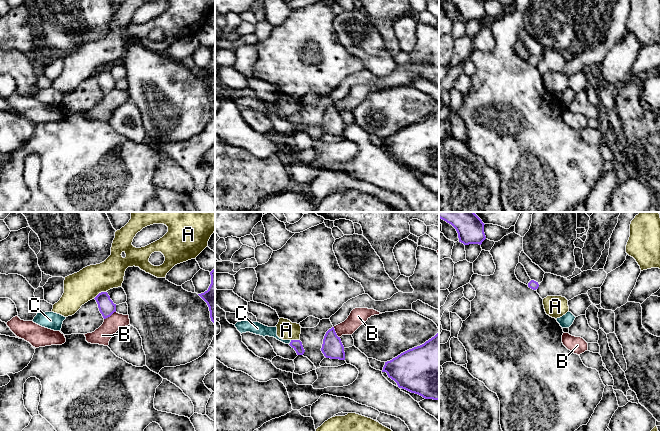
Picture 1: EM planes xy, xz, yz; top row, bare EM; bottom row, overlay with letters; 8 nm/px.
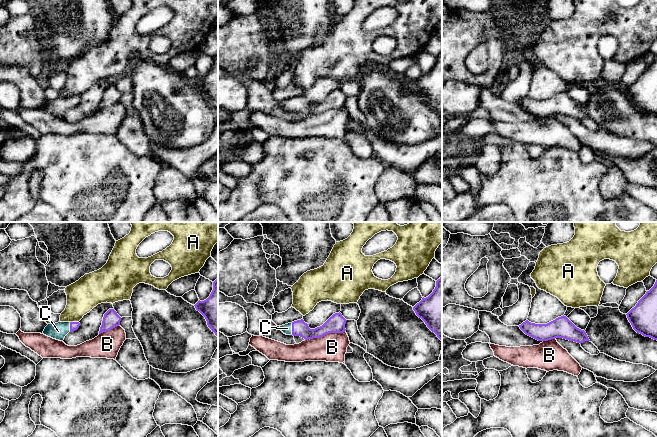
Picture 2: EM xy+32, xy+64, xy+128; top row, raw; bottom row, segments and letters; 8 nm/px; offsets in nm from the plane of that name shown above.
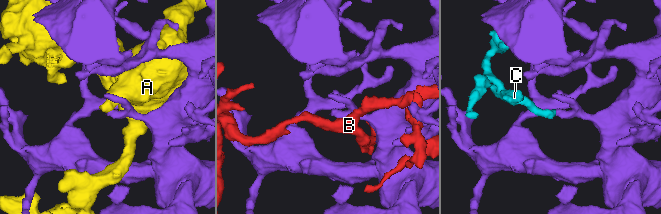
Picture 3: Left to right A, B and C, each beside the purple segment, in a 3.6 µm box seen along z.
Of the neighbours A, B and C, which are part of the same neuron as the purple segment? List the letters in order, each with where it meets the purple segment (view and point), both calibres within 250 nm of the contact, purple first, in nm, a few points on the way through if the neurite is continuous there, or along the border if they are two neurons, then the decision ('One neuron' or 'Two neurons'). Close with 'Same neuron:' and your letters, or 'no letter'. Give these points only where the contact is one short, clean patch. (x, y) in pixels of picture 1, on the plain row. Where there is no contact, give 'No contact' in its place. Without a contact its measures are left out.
A: Touches purple at xy (99, 69). Thickness 130 nm (purple) against 260 nm. Two neurons
B: Touches purple at xy (109, 92). Thickness 130 nm (purple) against 140 nm. Two neurons
C: Touches purple at xz (290, 118). Thickness 80 nm (purple) against 90 nm. Path across: xz (296, 120), (290, 118), (262, 106). One neuron
Same neuron: C

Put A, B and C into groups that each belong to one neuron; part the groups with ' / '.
A / B / C

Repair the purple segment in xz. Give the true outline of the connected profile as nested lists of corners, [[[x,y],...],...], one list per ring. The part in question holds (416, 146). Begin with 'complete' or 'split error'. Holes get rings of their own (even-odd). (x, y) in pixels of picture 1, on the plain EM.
complete; [[[439,108],[424,120],[385,138],[382,148],[386,148],[399,164],[418,170],[425,175],[439,176]]]

